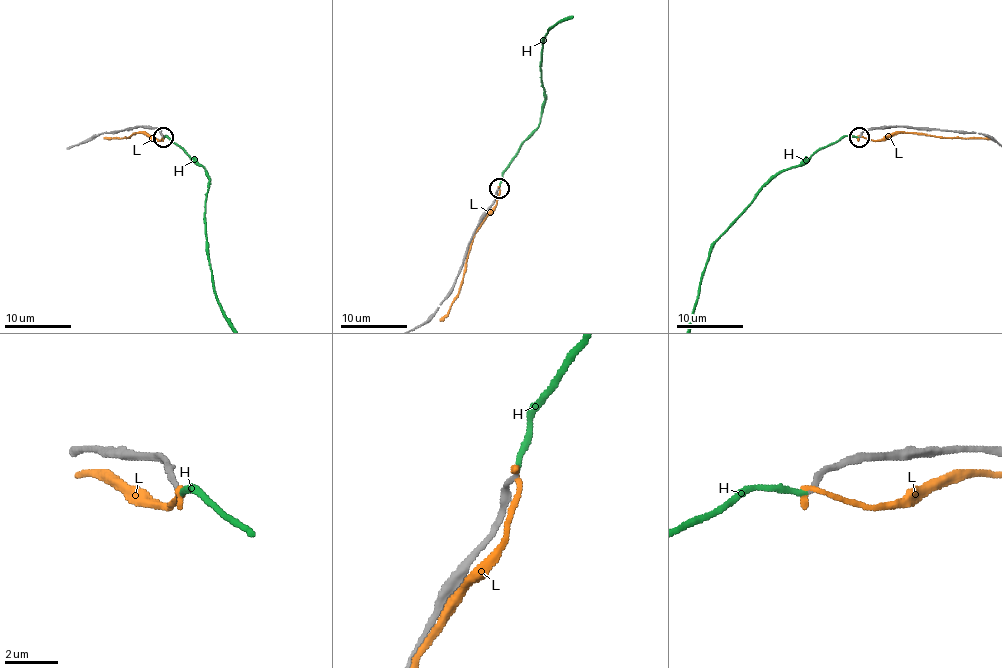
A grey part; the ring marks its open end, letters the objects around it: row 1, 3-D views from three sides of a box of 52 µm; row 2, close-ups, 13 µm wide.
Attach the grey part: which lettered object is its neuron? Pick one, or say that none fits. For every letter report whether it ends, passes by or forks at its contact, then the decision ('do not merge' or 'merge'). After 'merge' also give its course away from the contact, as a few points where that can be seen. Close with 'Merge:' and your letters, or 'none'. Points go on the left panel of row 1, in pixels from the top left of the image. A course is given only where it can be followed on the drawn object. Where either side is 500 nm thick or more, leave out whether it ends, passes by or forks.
H: it ends there; merge
L: it ends there; do not merge
Merge: H

